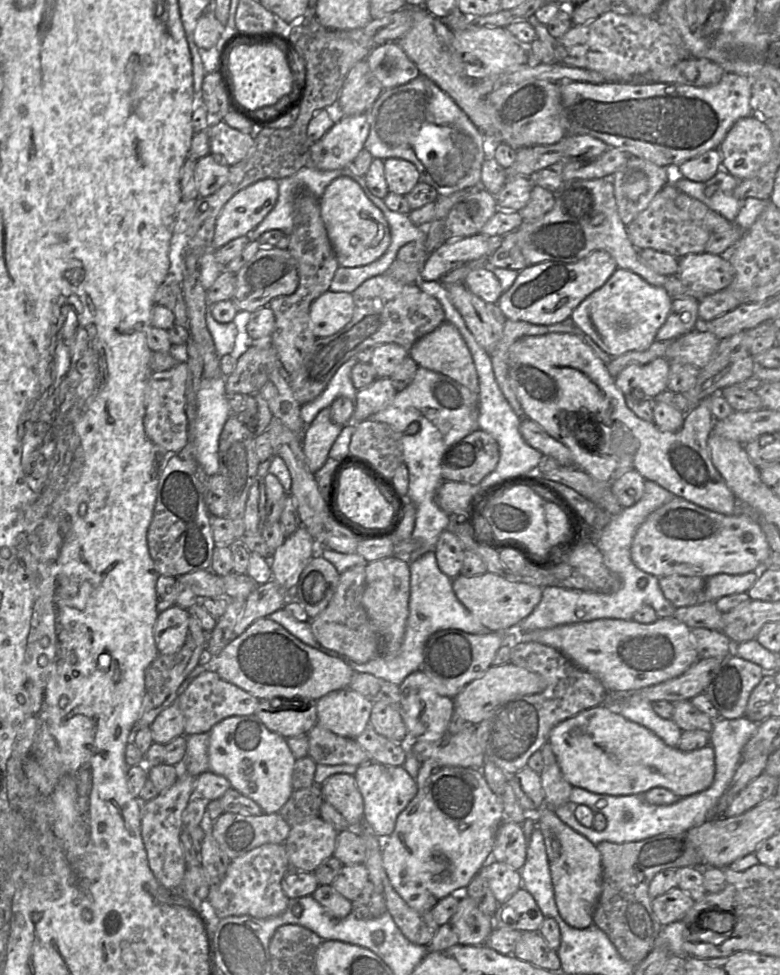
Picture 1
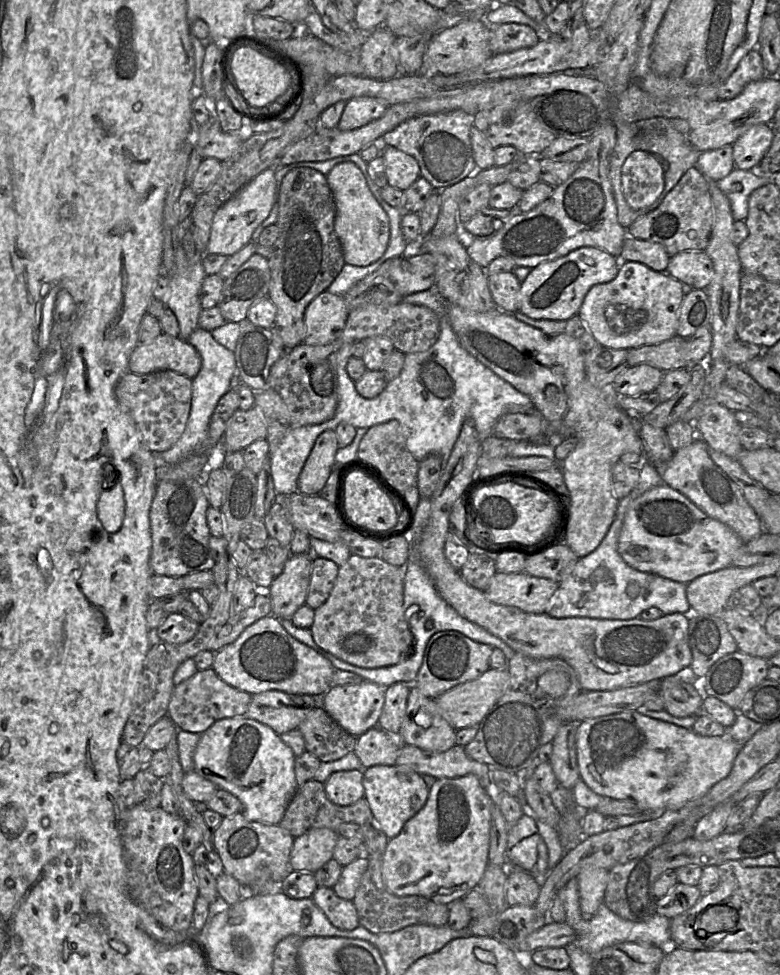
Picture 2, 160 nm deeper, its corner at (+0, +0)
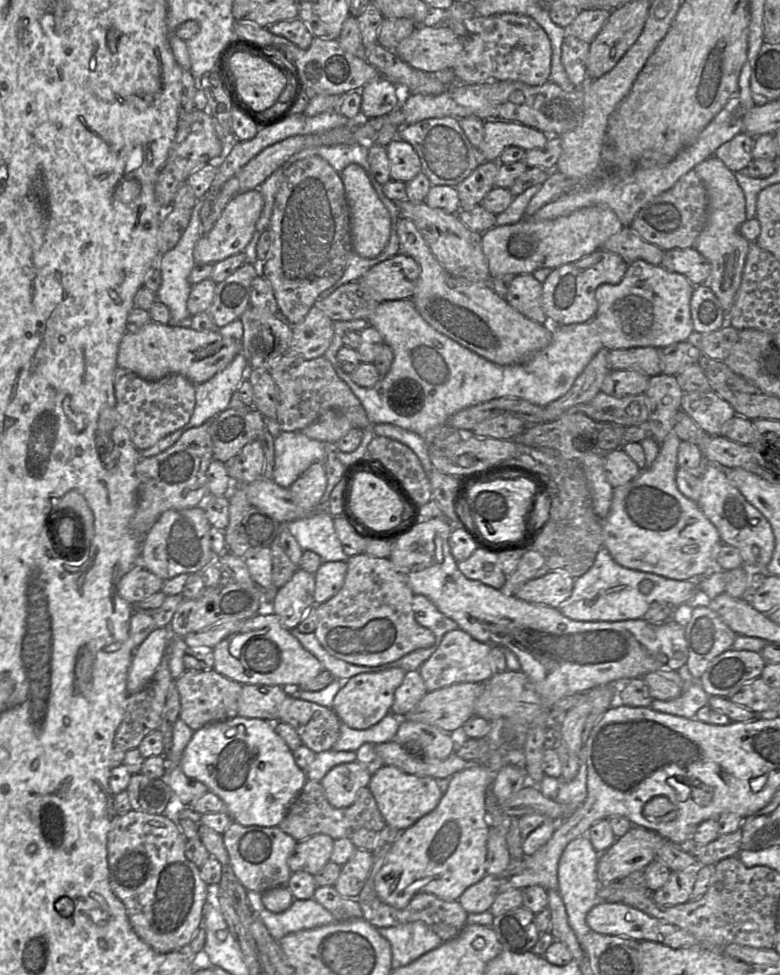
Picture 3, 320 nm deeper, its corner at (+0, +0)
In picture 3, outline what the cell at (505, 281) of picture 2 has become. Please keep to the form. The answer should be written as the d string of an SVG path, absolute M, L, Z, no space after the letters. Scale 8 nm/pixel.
M533 274L516 275L505 300L529 319L539 324L549 324L542 307L542 283Z

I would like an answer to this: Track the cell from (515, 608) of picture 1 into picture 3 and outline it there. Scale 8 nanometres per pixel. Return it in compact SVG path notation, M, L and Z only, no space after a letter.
M549 571L539 578L526 582L511 594L529 603L559 608L571 596L574 582L575 578L566 572Z

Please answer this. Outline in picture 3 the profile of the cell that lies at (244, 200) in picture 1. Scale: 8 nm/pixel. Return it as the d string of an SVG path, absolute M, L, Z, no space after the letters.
M259 189L236 194L225 206L208 233L202 234L194 246L196 264L215 264L242 252L253 237L255 225L263 210L264 200Z

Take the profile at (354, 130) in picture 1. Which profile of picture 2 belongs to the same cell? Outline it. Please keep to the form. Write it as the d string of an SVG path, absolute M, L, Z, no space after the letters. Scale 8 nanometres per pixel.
M368 96L356 97L346 102L337 125L341 131L351 131L379 119L388 108L385 101Z

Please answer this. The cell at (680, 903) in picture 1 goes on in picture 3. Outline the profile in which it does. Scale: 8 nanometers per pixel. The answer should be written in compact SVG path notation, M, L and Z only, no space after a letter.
M697 869L671 871L665 885L652 893L653 901L662 906L675 906L690 901L697 875Z

